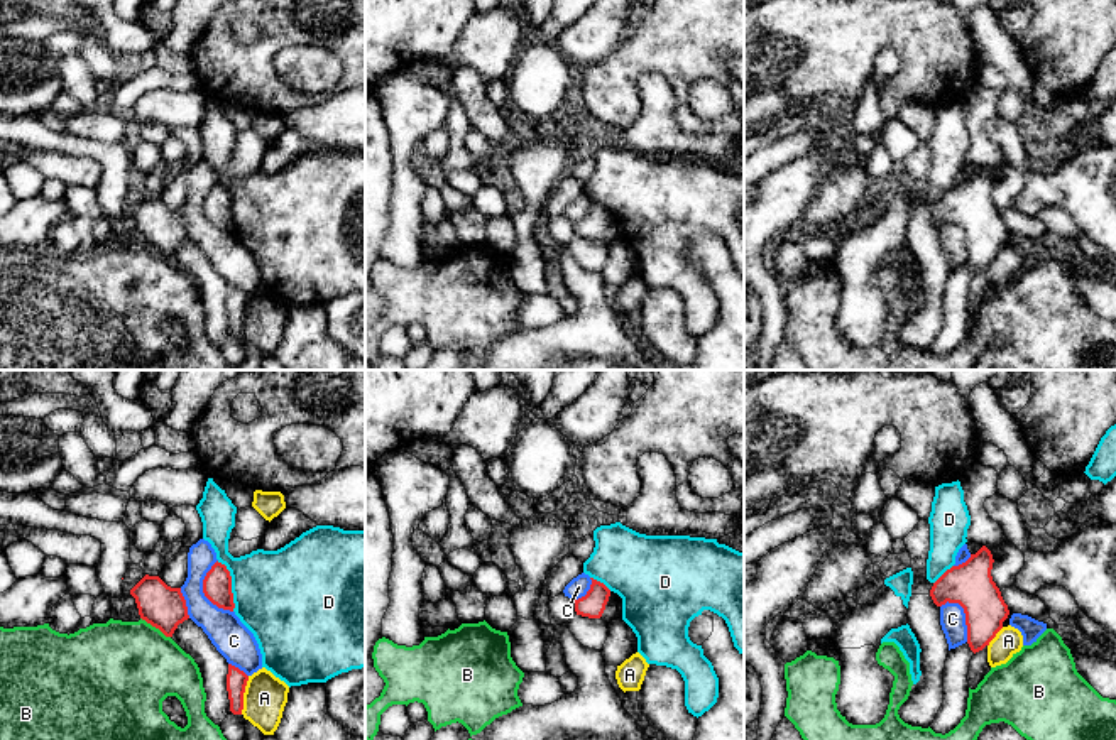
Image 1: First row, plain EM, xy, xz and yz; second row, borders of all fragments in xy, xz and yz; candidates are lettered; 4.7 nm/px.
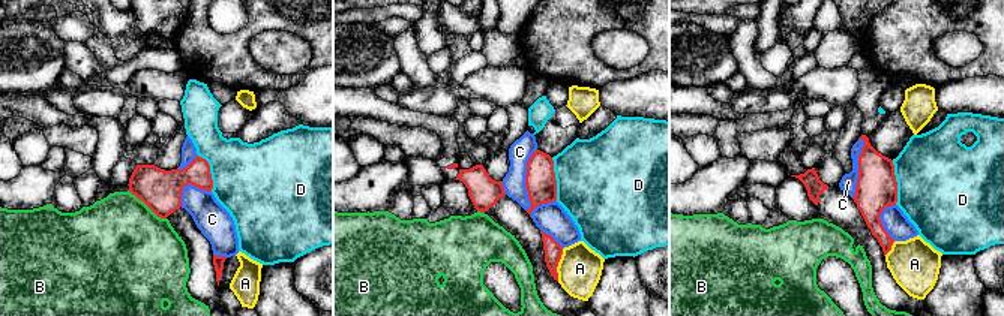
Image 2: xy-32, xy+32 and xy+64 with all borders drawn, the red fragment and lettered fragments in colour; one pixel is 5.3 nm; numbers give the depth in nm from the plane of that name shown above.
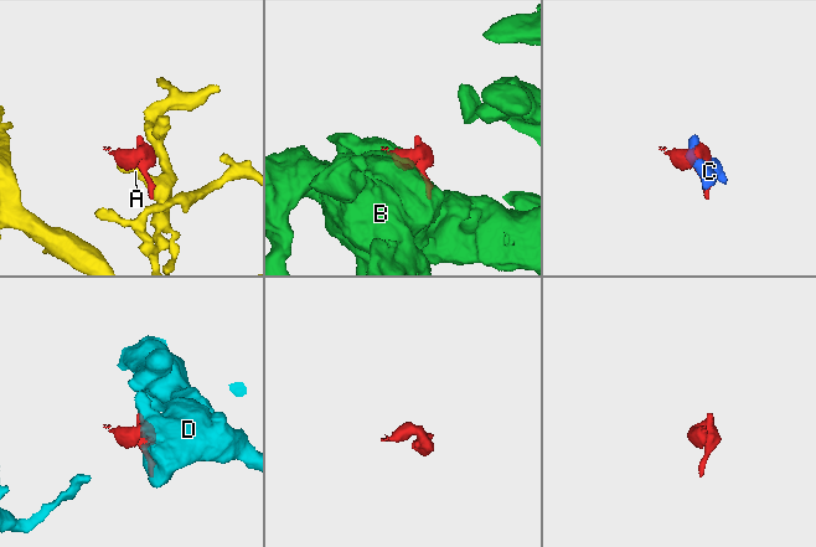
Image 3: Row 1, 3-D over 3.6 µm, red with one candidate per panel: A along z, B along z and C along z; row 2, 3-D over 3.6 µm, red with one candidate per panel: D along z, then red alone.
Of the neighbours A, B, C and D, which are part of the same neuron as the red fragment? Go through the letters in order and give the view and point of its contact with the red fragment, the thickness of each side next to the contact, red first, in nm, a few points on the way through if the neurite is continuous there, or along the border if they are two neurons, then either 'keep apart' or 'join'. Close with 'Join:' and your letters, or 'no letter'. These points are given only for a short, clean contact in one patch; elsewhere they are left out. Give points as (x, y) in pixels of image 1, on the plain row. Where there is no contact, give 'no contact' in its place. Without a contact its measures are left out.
A: contact xy (242, 316); calibres 100 and 200 nm; border xy (249, 298), (244, 308), (244, 330), (240, 335); keep apart
B: contact xy (156, 249); calibres 200 and 460 nm; border xy (141, 239), (169, 259); keep apart
C: contact xy (203, 213); calibres 140 and 170 nm; keep apart
D: contact xy (230, 206); calibres 140 and 440 nm; border xy (217, 183), (229, 193), (234, 232); keep apart
Join: no letter

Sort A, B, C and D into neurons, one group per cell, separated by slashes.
A / B / C / D

